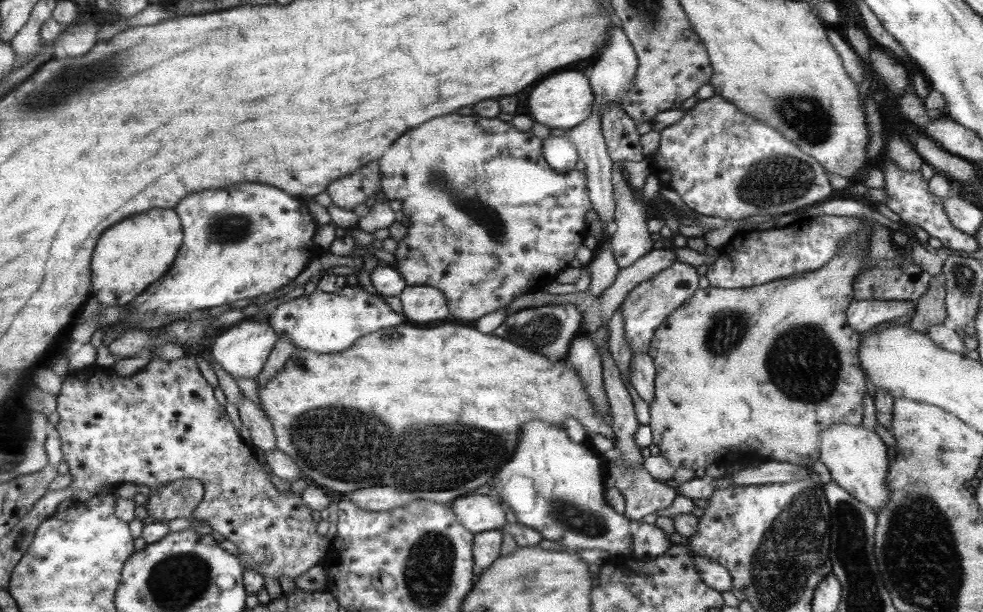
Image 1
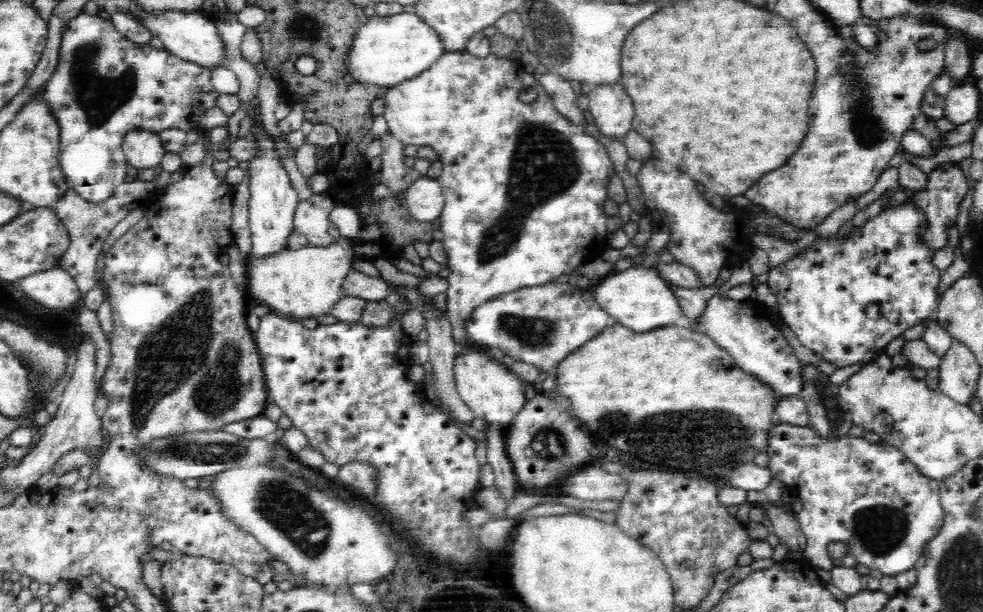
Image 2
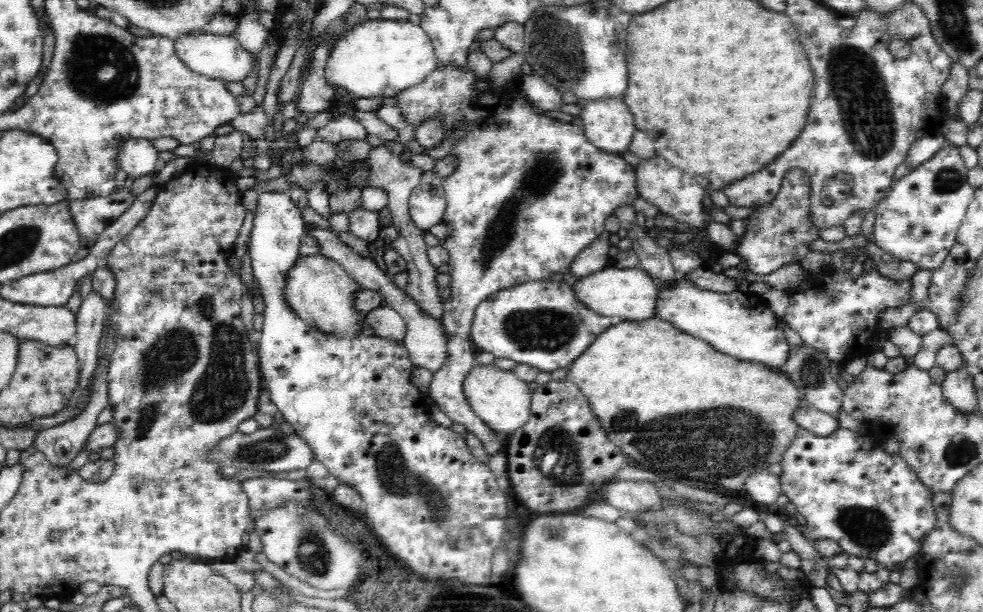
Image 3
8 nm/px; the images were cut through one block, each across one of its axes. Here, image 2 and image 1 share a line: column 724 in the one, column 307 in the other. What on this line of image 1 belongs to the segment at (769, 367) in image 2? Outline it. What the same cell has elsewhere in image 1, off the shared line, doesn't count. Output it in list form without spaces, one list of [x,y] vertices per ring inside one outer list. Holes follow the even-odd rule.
[[[358,283],[358,287],[347,285],[340,292],[327,293],[316,289],[310,296],[303,295],[281,303],[268,317],[268,323],[274,329],[274,333],[278,334],[278,337],[290,338],[298,351],[306,350],[324,355],[348,351],[360,338],[382,331],[382,329],[394,328],[405,322],[404,316],[393,311],[386,299],[380,295],[368,293],[360,283]]]

